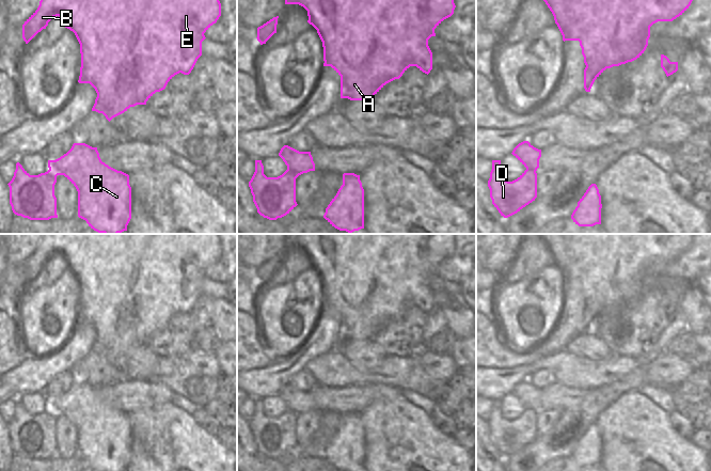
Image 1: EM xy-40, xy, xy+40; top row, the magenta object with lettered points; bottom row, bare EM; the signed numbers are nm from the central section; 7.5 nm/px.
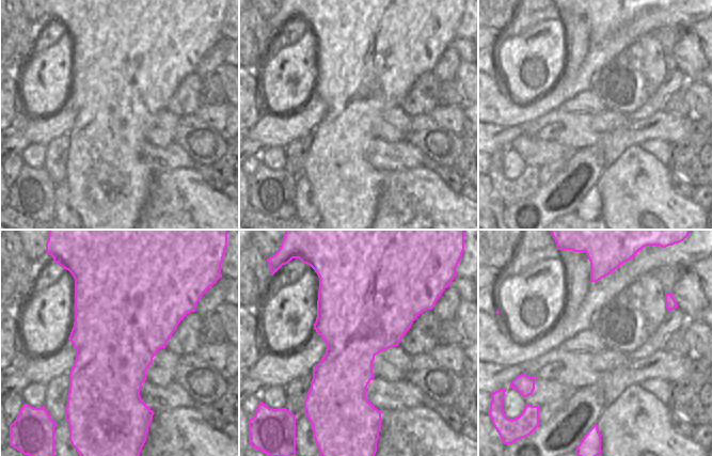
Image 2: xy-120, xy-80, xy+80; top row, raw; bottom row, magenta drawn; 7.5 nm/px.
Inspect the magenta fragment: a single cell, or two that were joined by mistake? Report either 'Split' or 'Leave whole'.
Leave whole.

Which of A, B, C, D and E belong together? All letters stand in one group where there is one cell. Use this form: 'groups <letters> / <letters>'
groups A B C D E

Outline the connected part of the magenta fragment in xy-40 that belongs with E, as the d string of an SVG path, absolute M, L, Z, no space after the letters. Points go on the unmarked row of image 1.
M43 234L37 249L22 264L22 278L28 283L38 271L46 268L48 262L59 255L63 266L73 270L80 283L81 307L79 323L90 323L96 330L97 336L92 350L102 352L110 361L113 357L124 352L130 346L146 344L156 332L165 328L168 321L177 313L189 314L198 298L202 295L204 272L217 262L221 255L219 234Z

